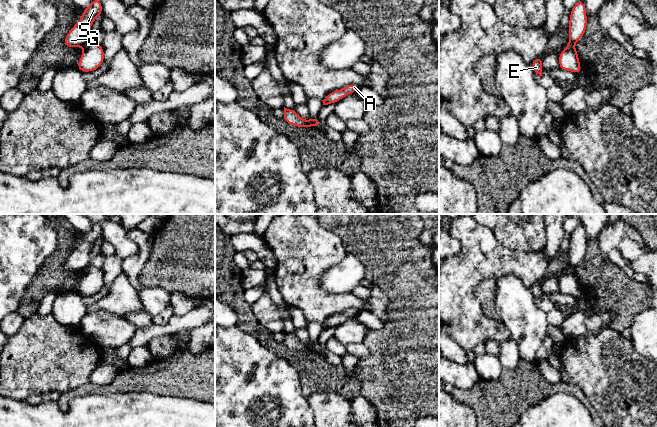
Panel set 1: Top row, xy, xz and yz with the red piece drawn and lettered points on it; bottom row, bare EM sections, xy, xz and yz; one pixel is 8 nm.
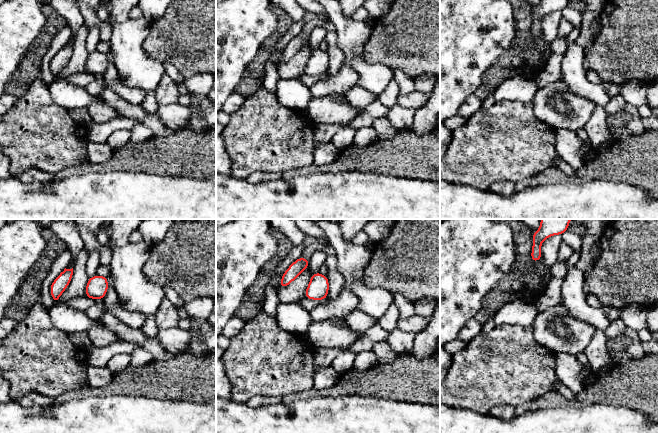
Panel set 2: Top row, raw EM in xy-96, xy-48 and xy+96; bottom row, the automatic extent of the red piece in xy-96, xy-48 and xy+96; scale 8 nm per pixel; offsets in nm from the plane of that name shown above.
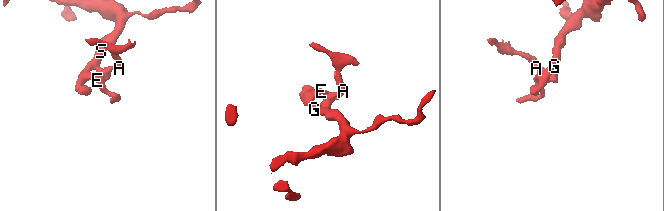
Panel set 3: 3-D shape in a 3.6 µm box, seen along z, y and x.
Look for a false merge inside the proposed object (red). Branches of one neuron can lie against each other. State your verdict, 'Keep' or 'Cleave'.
Cleave

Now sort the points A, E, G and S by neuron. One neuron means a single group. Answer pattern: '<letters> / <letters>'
A / E G S

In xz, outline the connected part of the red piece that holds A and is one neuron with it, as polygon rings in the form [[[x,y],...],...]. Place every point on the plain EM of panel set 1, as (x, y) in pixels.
[[[348,308],[347,310],[345,310],[344,312],[340,314],[332,315],[331,317],[327,319],[327,321],[324,324],[322,324],[323,329],[337,327],[346,319],[355,317],[358,314],[358,312],[359,311],[356,308]]]

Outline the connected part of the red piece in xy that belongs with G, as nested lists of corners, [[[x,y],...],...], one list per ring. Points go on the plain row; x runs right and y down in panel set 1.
[[[93,223],[91,229],[83,233],[80,244],[72,251],[65,261],[66,271],[82,271],[91,264],[90,252],[94,244],[102,239],[102,227],[99,223]]]

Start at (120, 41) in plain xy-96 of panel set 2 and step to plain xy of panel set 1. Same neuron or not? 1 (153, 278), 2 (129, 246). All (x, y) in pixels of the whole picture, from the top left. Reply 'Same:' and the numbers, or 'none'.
Same: 2

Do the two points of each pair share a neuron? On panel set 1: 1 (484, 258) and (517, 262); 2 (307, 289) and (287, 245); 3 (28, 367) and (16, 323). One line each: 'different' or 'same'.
1: same
2: same
3: different

